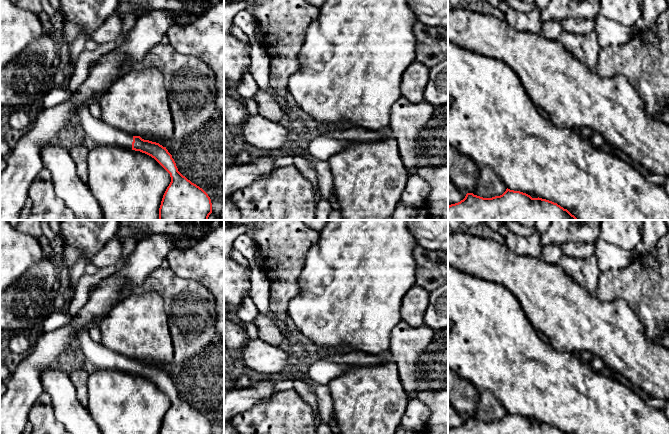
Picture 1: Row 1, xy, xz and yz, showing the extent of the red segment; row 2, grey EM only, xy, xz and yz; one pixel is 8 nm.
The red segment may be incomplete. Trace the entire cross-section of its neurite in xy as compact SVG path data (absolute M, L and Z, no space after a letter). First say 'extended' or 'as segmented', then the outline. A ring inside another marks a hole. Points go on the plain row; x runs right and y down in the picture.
extended | M89 328L81 329L77 340L86 358L98 369L121 370L145 377L170 398L171 406L163 419L159 434L212 434L208 418L178 395L166 371L123 356L100 342L93 341L89 335Z

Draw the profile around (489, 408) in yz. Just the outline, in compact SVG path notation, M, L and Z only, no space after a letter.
M479 390L476 412L471 417L483 422L492 422L502 419L506 413L503 404L491 391Z

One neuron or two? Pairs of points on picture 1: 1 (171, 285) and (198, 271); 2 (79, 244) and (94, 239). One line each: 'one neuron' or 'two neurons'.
1: two neurons
2: one neuron

